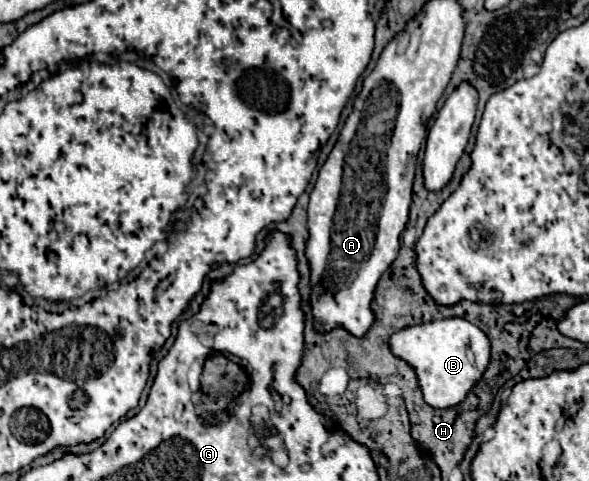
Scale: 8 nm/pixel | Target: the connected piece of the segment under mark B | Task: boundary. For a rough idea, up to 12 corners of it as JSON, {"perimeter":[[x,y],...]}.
{"perimeter":[[442,318],[390,336],[432,408],[460,404],[490,360],[486,334]]}

